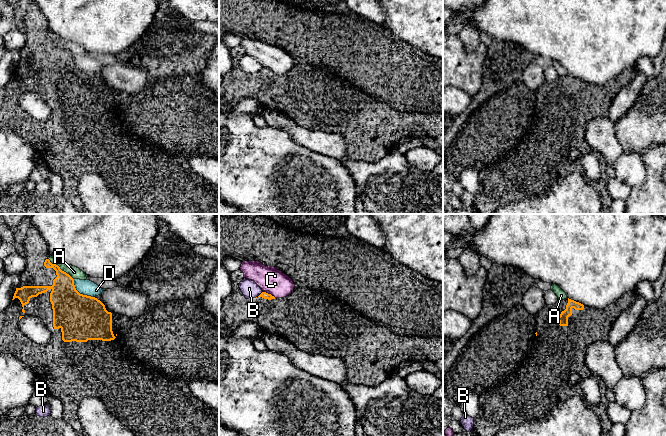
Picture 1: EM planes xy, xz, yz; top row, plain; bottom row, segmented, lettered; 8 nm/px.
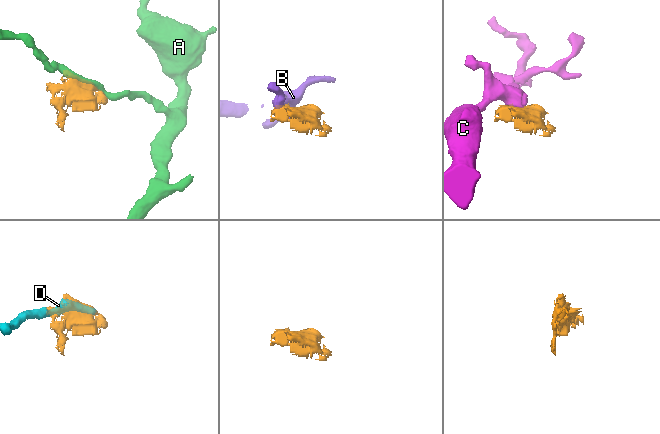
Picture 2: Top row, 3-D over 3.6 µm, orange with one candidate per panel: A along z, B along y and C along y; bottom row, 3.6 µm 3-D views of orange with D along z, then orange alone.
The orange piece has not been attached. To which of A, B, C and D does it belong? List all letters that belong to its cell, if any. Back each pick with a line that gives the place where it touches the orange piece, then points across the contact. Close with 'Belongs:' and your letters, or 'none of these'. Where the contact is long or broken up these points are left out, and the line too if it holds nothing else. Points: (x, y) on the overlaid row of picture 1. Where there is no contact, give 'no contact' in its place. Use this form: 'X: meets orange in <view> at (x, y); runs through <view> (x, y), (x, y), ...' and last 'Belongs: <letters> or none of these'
Belongs: none of these

